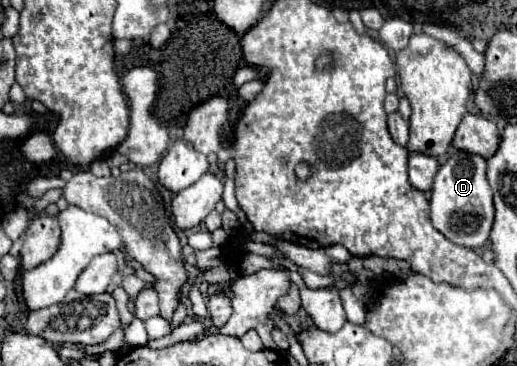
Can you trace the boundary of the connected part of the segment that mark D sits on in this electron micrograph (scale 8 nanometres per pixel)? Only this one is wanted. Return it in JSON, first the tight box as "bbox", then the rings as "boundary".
{"bbox":[431,152,493,248],"boundary":[[[469,152],[451,154],[435,174],[431,188],[431,222],[451,242],[465,248],[483,248],[493,226],[493,192],[485,178],[485,158]]]}

